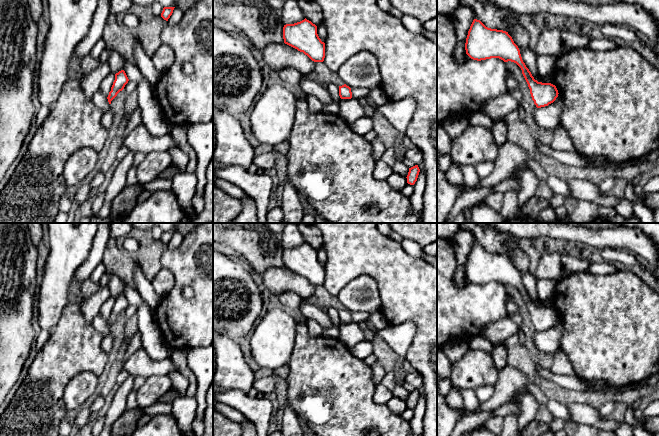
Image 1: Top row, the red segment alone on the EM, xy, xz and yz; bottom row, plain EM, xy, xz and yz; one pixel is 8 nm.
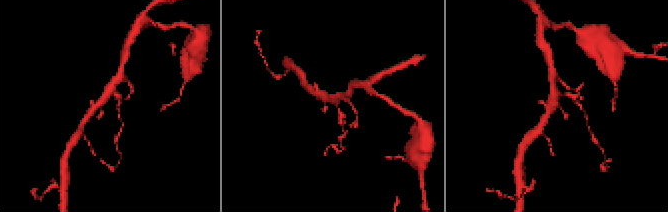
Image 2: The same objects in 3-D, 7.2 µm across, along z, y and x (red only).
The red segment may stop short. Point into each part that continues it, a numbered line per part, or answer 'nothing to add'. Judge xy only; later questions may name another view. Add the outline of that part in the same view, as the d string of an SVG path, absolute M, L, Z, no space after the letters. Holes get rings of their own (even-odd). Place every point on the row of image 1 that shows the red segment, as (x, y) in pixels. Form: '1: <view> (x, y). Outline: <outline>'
1: xy (105, 87). Outline: M111 72L101 82L98 91L100 91L104 97L106 97L106 98L108 97L114 80L115 80L115 74Z

